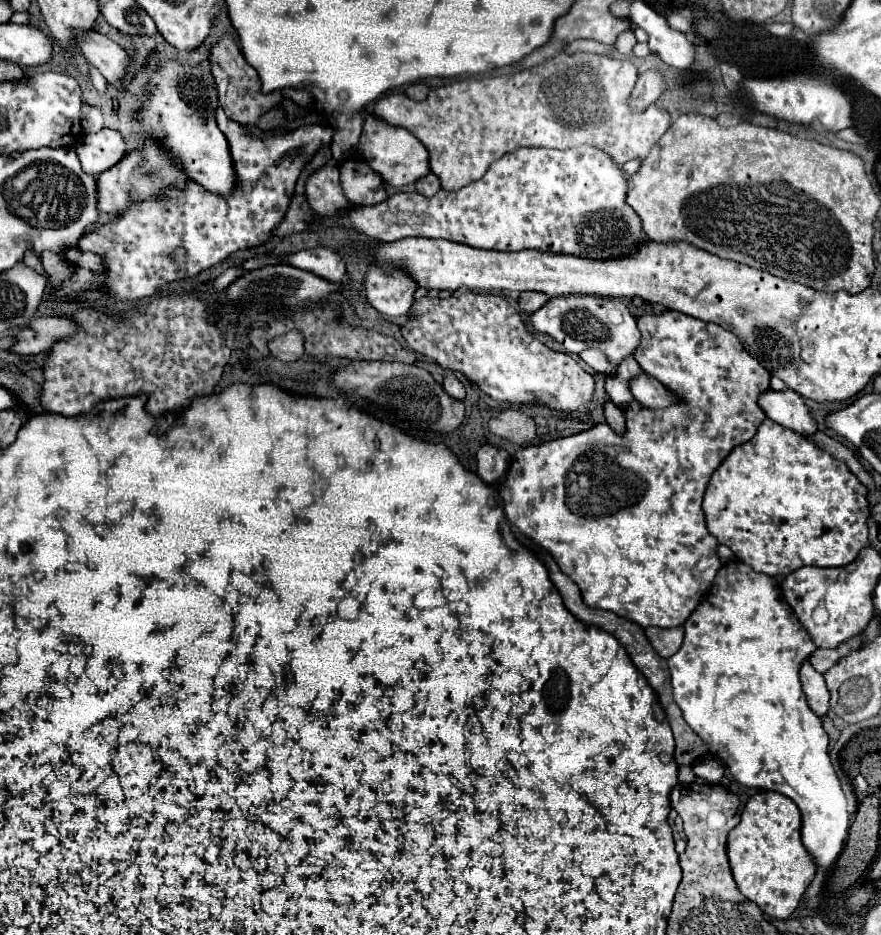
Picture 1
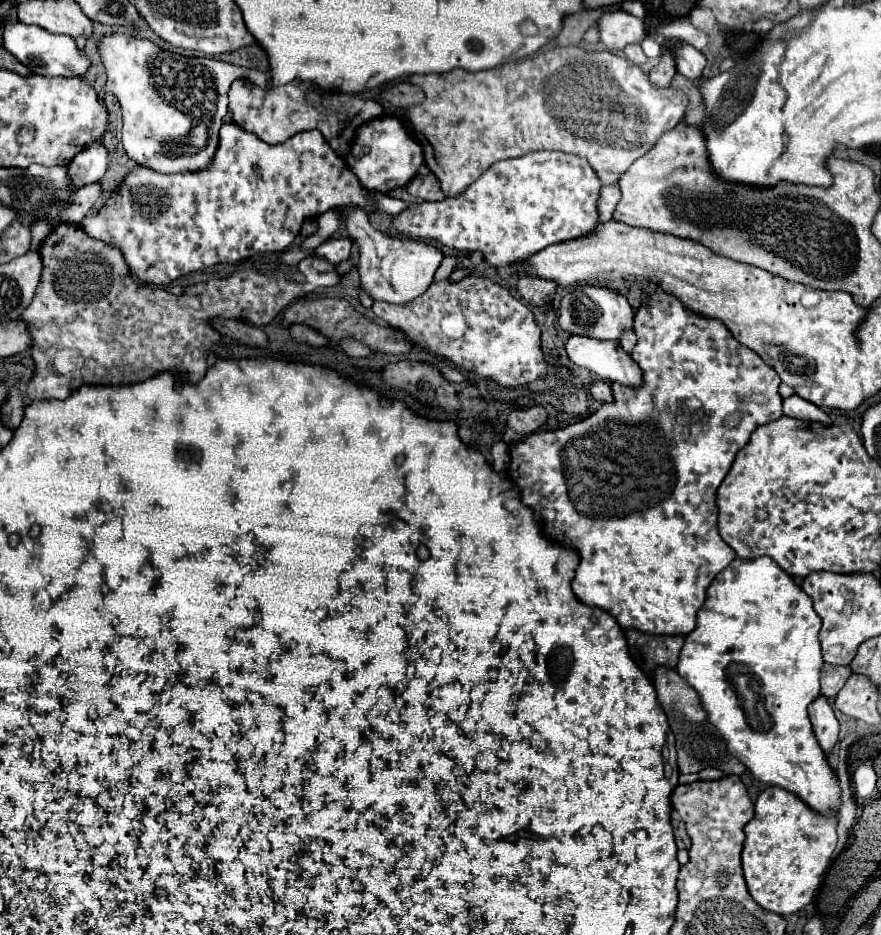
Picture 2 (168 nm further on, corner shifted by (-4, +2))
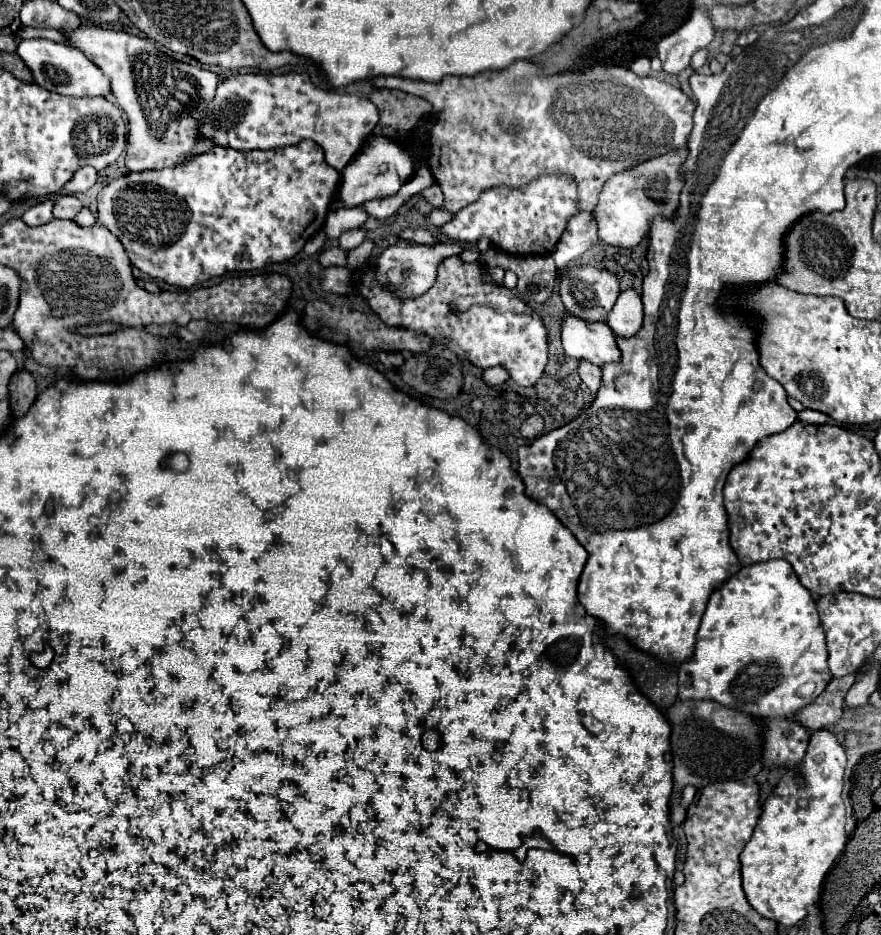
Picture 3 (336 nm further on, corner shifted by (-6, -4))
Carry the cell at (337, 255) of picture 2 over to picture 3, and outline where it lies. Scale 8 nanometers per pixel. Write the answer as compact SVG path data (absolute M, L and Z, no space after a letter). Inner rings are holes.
M360 227L360 229L350 229L350 231L344 231L340 235L340 247L346 249L346 251L352 251L354 247L358 247L362 241L366 239L366 229Z

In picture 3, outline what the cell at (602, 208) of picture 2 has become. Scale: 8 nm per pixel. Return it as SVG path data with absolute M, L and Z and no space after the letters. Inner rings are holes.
M576 213L568 221L568 225L560 237L560 243L552 251L556 267L558 269L570 267L594 243L598 243L598 235L596 235L596 223L592 221L592 215L590 213Z

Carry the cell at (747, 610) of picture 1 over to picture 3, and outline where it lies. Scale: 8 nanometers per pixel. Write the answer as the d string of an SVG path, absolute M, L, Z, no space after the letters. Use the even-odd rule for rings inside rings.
M772 559L742 567L712 593L696 639L694 657L678 667L678 699L708 699L724 707L740 707L746 713L772 719L772 727L768 727L768 765L796 767L806 753L810 733L808 729L800 729L800 725L792 725L788 717L814 701L832 679L832 673L826 663L828 649L816 603L800 583L792 565L786 559Z

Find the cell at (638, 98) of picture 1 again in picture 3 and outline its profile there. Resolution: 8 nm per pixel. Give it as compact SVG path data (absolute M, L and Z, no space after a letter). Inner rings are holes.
M694 3L692 13L682 27L658 41L658 59L666 73L678 75L690 65L690 57L698 49L706 49L710 45L714 39L714 25L708 15L708 9L700 9L700 5Z

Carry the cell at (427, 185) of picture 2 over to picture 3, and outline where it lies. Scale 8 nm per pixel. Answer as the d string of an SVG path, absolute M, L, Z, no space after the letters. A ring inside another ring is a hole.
M434 183L434 185L428 187L428 189L424 189L422 195L424 195L424 199L430 201L434 207L442 207L442 189L440 189L438 183Z

